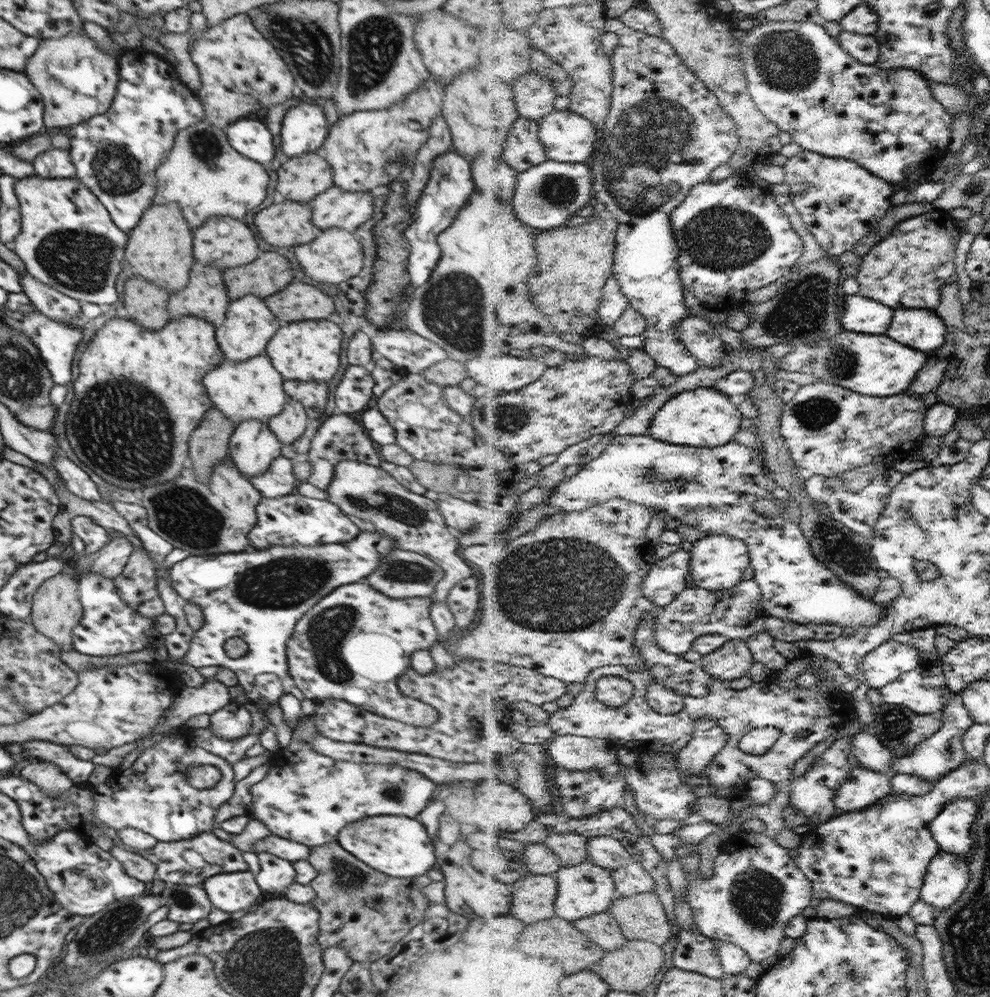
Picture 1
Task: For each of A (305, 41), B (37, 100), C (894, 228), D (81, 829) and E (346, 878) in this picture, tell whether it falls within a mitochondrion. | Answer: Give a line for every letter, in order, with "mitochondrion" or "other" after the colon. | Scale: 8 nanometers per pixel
A: mitochondrion
B: other
C: other
D: other
E: mitochondrion

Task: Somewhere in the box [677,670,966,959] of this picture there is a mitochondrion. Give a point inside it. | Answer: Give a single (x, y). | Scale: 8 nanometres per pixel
(755, 896)

